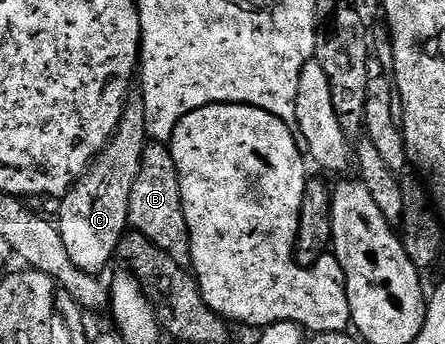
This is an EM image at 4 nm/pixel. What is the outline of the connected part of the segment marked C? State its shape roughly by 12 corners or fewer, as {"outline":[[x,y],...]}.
{"outline":[[144,102],[61,197],[68,258],[105,273],[128,231],[147,143]]}

